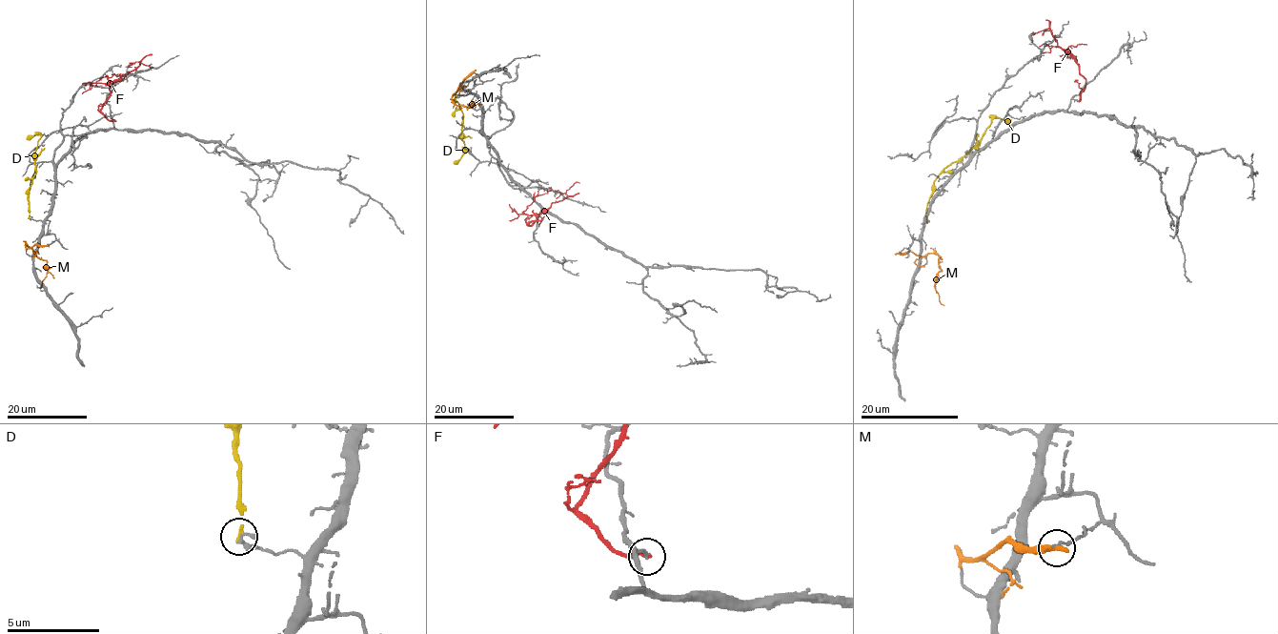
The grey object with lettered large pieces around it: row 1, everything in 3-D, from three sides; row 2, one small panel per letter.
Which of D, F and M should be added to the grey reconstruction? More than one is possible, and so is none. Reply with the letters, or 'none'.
none

